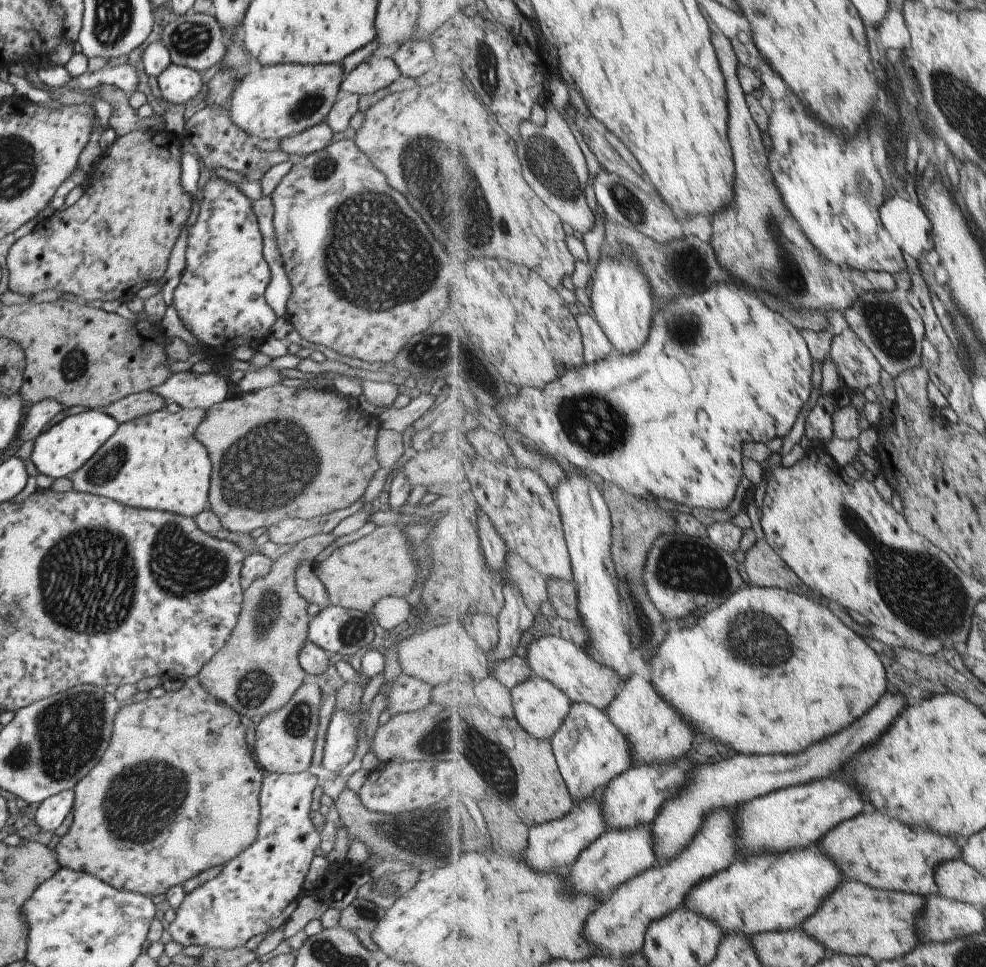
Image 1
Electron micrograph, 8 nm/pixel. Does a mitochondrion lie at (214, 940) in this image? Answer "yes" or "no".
no

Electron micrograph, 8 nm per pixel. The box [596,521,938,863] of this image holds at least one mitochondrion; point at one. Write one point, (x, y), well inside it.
(683, 566)

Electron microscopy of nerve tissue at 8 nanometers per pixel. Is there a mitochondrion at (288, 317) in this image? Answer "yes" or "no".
no

